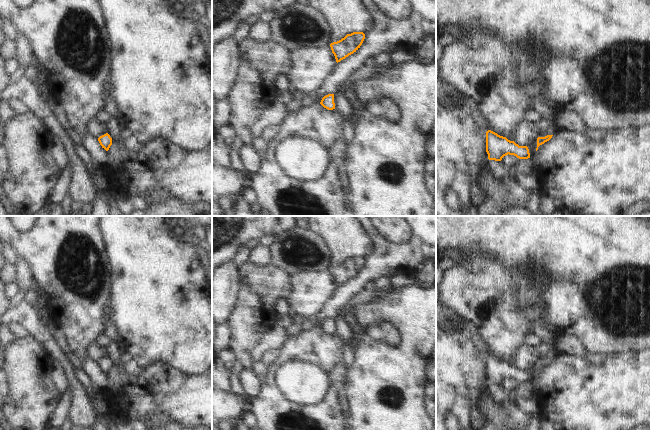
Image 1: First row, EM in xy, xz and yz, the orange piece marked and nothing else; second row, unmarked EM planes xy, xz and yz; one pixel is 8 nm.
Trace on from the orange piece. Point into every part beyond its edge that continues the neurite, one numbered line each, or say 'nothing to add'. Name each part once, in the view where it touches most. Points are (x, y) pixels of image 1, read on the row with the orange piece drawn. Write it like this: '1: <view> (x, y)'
nothing to add

